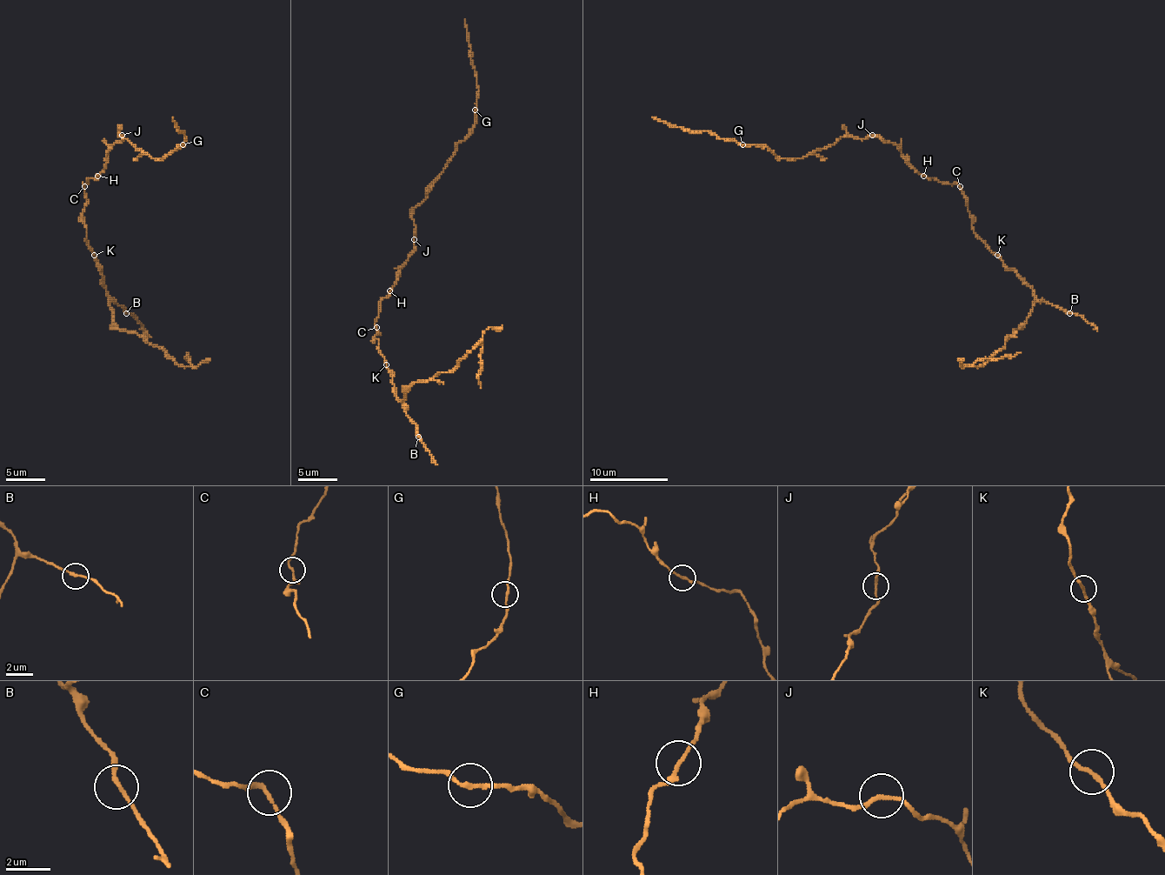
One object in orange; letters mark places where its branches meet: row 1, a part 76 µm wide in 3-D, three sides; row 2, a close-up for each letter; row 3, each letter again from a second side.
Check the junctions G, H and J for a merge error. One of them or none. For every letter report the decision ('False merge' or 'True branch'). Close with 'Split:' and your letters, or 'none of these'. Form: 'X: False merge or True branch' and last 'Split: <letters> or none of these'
G: True branch
H: False merge
J: True branch
Split: H

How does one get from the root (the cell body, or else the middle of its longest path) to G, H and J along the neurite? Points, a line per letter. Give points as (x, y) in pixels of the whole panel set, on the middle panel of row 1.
G: (378, 305), (414, 249), (412, 211), (473, 127), (475, 110)
H: (378, 305), (390, 290)
J: (378, 305), (396, 282), (398, 270), (414, 249), (414, 239)

